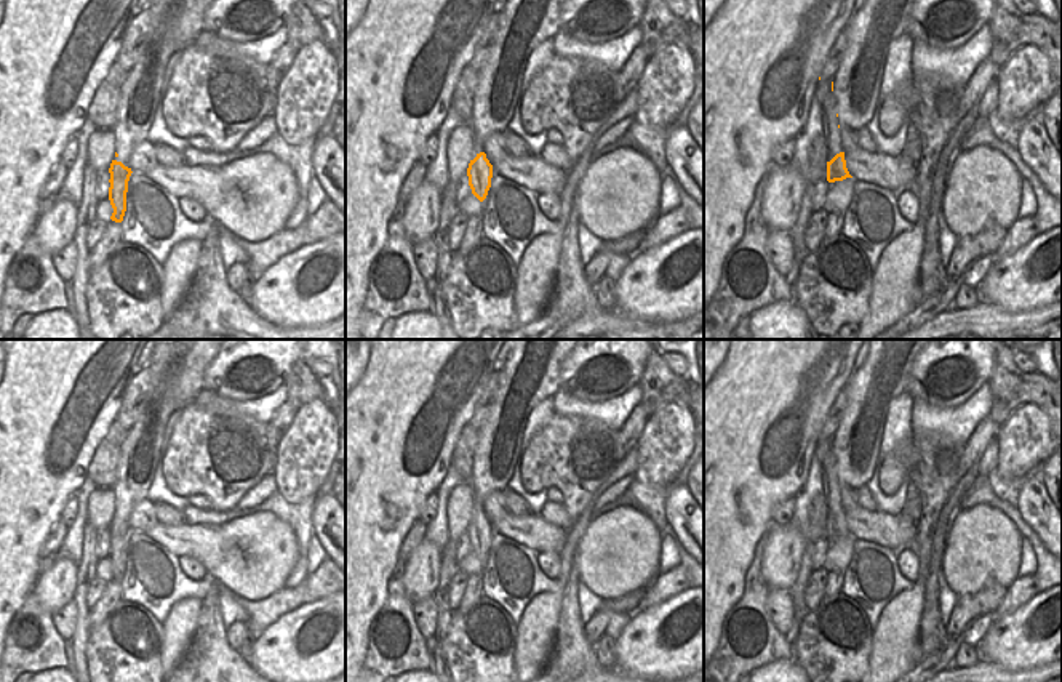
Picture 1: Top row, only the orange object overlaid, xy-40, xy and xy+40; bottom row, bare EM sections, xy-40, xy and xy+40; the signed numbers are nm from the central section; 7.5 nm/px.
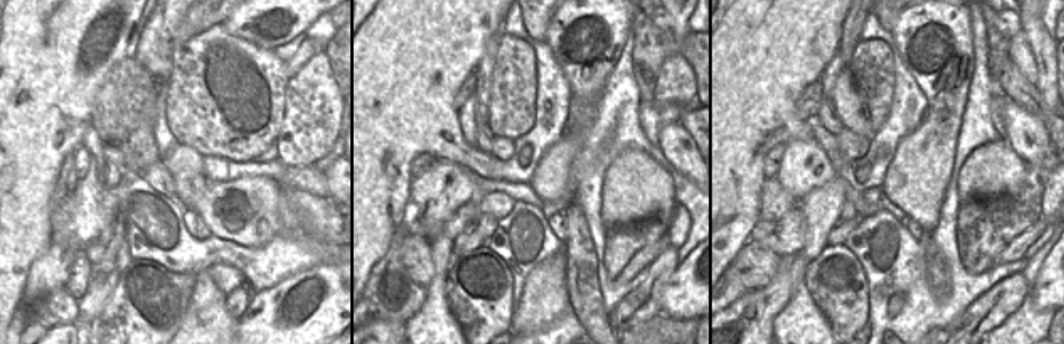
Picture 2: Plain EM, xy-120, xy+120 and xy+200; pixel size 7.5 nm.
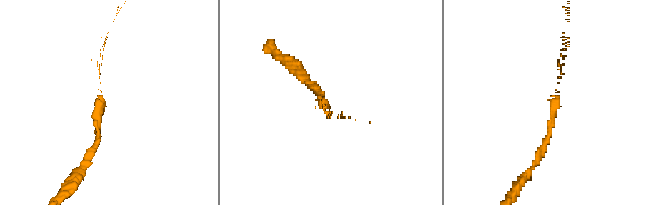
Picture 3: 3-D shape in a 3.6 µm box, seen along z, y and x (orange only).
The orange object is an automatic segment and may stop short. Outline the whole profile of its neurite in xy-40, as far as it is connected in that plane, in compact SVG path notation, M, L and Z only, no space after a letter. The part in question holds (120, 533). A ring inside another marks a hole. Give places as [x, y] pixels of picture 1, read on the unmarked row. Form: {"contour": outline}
{"contour": "M112 519L109 532L109 559L114 567L110 578L115 581L122 581L126 570L128 540L133 530L122 520Z"}

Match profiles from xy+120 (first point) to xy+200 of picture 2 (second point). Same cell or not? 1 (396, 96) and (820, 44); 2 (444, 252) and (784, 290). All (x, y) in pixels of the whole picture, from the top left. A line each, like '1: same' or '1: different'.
1: same
2: different

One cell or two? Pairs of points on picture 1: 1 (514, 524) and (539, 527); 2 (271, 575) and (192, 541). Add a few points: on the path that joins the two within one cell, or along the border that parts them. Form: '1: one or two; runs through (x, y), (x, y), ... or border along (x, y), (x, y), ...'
1: one; runs through (520, 527), (533, 527)
2: one; runs through (251, 569), (245, 569), (227, 551), (211, 546)

